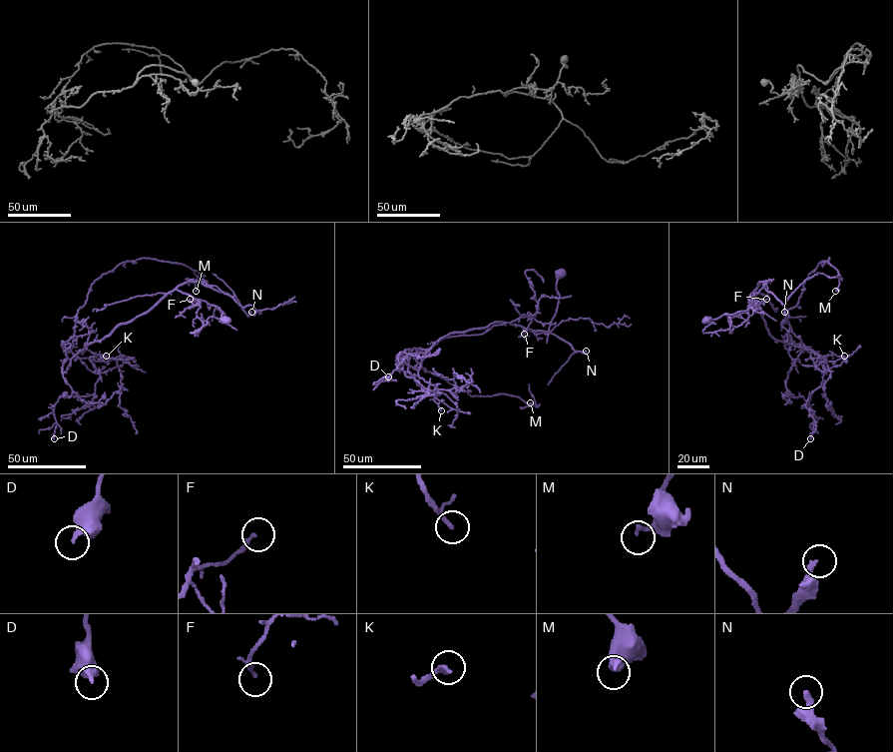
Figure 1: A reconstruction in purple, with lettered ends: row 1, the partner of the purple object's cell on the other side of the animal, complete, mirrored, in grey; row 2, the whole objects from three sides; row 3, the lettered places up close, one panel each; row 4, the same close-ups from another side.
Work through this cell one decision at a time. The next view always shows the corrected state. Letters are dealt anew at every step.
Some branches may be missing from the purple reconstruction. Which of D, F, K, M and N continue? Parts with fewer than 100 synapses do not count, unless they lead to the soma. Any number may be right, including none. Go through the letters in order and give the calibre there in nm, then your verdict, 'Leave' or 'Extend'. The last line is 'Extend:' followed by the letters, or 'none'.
D: Thickness 420 nm. Leave
F: Thickness 130 nm. Leave
K: Thickness 160 nm. Leave
M: Thickness 180 nm. Leave
N: Thickness 280 nm. Extend
Extend: N

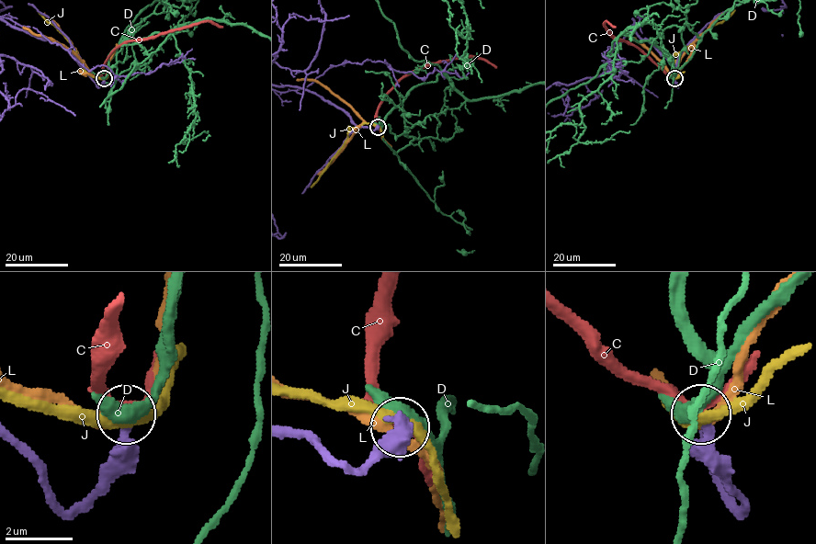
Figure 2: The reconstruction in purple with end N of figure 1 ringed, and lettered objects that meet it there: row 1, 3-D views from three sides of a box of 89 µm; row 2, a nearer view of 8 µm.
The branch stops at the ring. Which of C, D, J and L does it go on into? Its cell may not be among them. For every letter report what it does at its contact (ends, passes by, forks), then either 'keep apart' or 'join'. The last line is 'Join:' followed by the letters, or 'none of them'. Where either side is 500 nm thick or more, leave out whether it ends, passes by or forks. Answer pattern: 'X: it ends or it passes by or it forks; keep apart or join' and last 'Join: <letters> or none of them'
C: it passes by; keep apart
D: it passes by; keep apart
J: it passes by; keep apart
L: it passes by; keep apart
Join: none of them

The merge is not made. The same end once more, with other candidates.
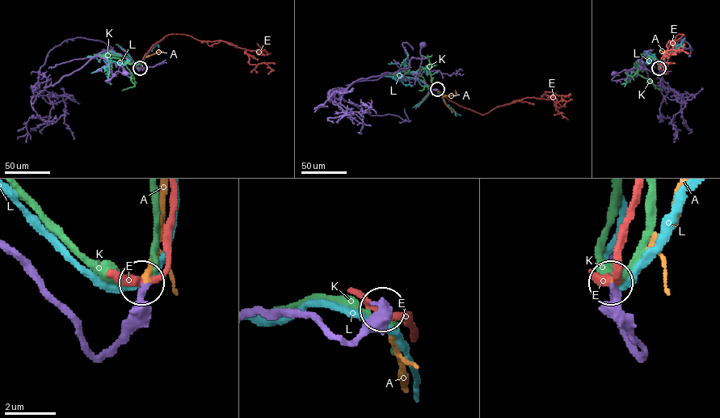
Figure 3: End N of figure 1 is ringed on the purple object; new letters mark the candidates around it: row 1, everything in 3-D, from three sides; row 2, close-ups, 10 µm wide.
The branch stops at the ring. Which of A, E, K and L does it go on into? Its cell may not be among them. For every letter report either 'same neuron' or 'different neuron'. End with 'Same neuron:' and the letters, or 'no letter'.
A: same neuron
E: different neuron
K: different neuron
L: different neuron
Same neuron: A

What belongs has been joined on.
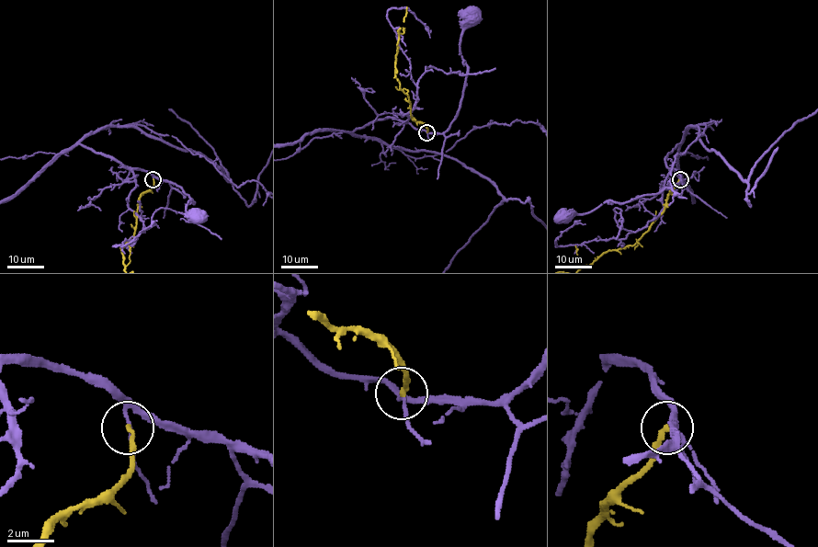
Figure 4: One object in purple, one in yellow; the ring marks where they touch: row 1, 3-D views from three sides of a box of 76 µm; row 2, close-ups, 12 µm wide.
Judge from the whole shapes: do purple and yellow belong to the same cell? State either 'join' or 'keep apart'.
keep apart

